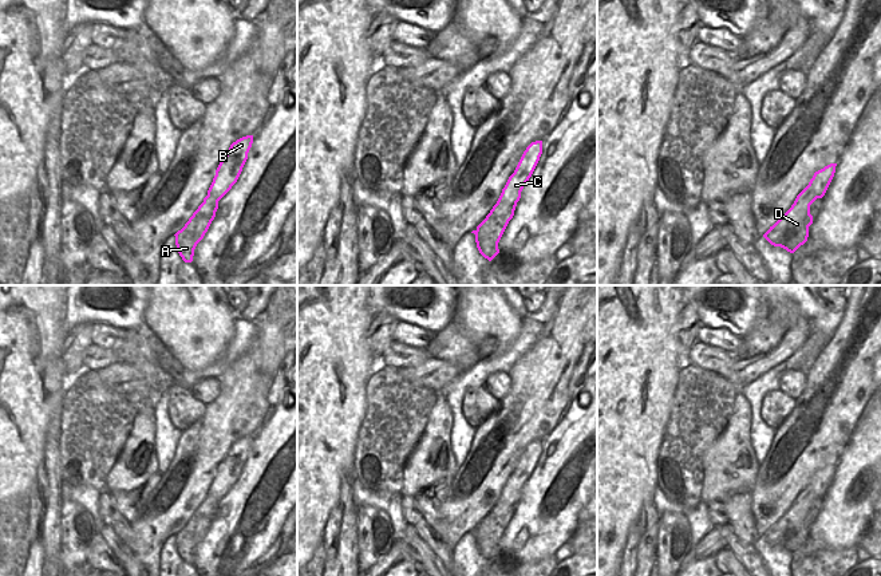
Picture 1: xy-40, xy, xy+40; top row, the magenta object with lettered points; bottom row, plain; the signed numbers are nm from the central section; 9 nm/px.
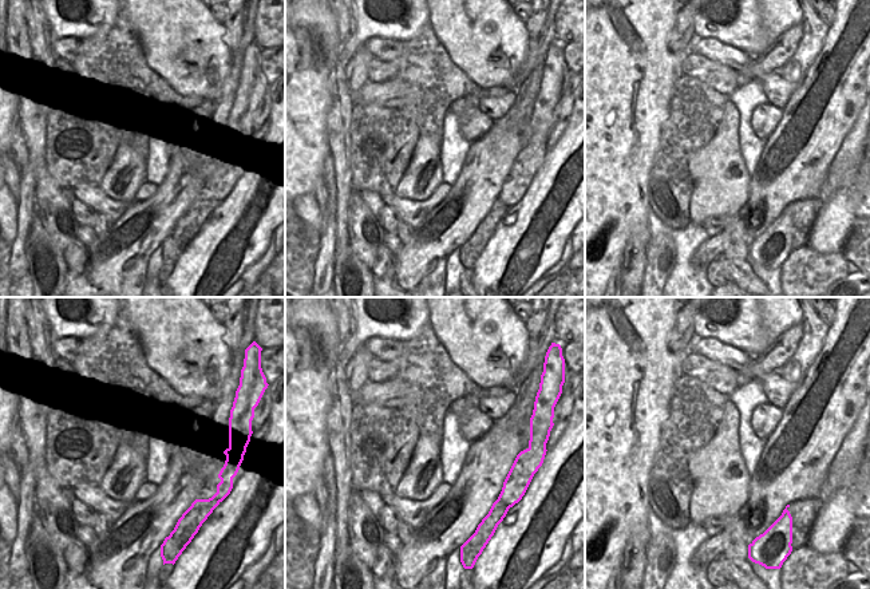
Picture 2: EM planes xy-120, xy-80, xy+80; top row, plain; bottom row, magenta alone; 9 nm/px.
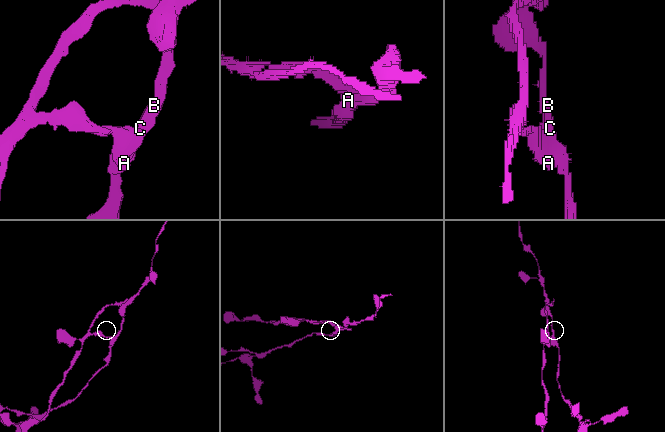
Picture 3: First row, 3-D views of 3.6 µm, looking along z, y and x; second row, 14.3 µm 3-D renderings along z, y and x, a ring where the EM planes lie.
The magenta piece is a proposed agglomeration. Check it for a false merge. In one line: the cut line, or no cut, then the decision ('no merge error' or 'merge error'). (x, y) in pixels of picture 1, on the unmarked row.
xy (516, 501), (496, 519), (489, 513) | merge error

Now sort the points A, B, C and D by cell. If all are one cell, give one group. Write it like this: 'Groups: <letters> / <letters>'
Groups: A / B C D

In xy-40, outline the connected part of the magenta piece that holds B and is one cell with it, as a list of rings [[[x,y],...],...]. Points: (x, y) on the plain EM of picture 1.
[[[246,435],[233,442],[220,462],[208,496],[220,501],[237,482],[242,467],[248,459],[248,453],[253,443],[253,435]]]

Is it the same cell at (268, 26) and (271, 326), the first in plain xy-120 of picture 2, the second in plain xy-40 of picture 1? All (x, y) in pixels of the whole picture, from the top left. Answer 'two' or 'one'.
two

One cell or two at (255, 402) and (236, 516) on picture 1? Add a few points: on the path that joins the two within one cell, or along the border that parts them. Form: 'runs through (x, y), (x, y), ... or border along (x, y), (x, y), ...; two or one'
border along (268, 409), (260, 426), (252, 434); two

